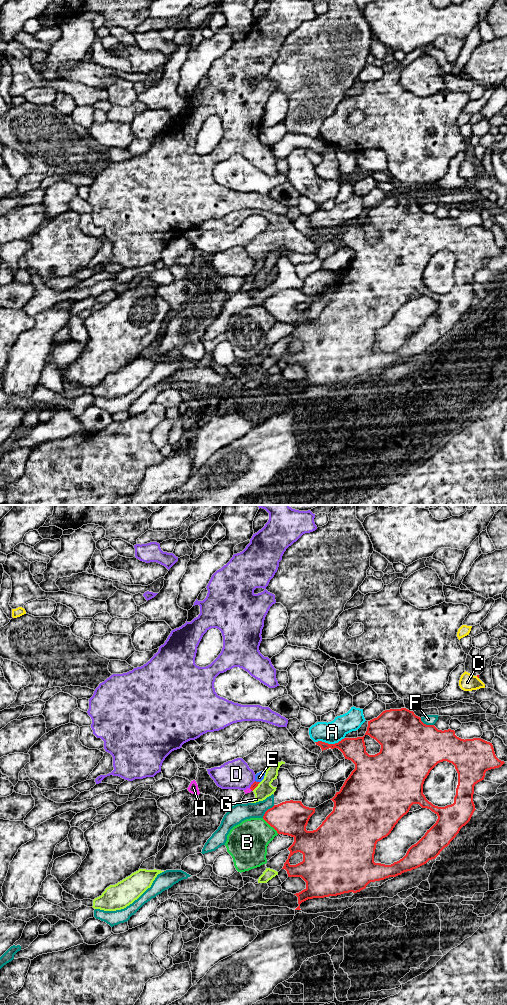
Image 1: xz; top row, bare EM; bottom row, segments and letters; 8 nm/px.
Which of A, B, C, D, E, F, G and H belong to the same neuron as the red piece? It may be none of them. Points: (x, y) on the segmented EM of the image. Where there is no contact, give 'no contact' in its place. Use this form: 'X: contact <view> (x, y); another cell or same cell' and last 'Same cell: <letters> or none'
A: contact xz (329, 744); another cell
B: contact xz (270, 825); another cell
C: no contact; another cell
D: contact xz (252, 784); another cell
E: contact xz (257, 782); another cell
F: contact xz (425, 724); another cell
G: contact xz (256, 786); another cell
H: contact xz (251, 789); another cell
Same cell: none

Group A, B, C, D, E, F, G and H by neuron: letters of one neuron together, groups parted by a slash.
A / B / C / D / E H / F / G

